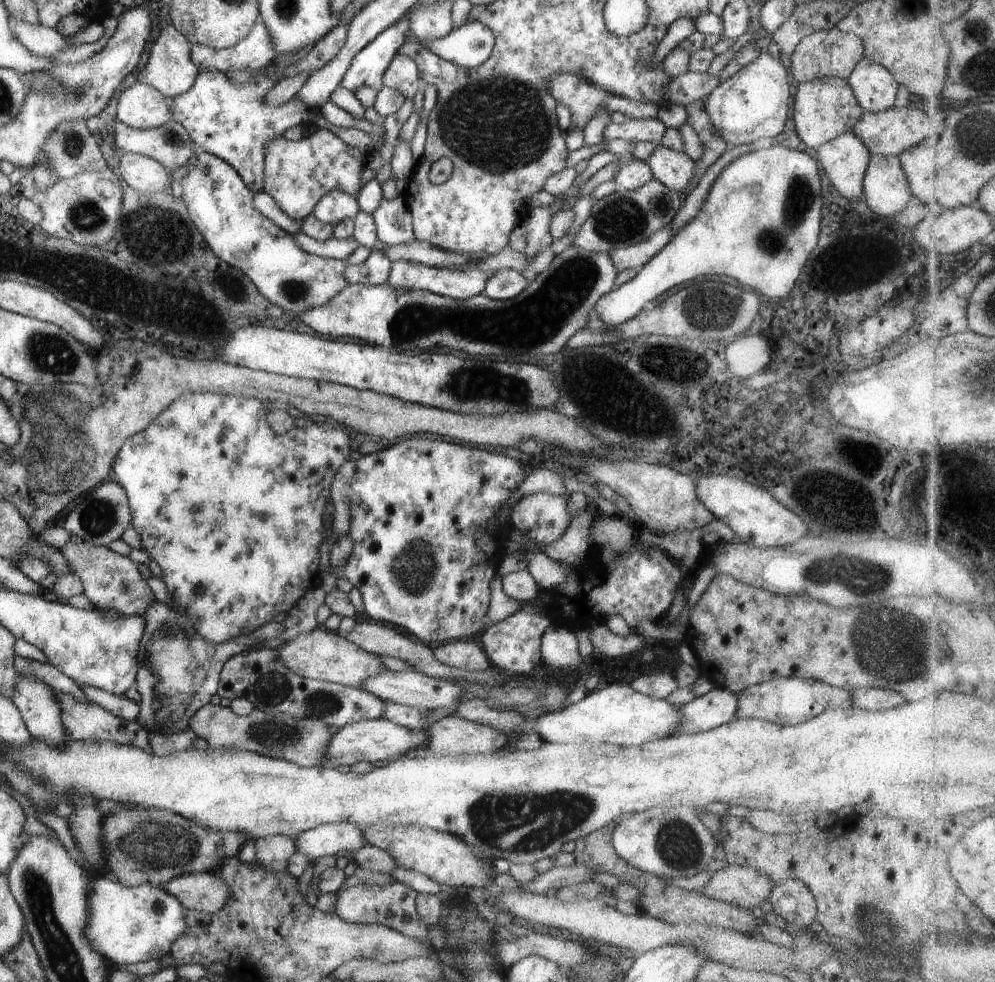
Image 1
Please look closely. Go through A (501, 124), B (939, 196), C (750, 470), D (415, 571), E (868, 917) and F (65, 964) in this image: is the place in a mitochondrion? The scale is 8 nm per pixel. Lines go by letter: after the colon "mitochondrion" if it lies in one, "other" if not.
A: mitochondrion
B: other
C: other
D: mitochondrion
E: mitochondrion
F: mitochondrion

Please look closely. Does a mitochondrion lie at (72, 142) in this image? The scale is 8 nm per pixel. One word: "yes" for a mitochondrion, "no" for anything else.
yes

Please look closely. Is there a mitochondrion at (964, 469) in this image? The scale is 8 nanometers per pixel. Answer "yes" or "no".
no

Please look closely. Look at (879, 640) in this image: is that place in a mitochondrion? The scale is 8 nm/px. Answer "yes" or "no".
yes

